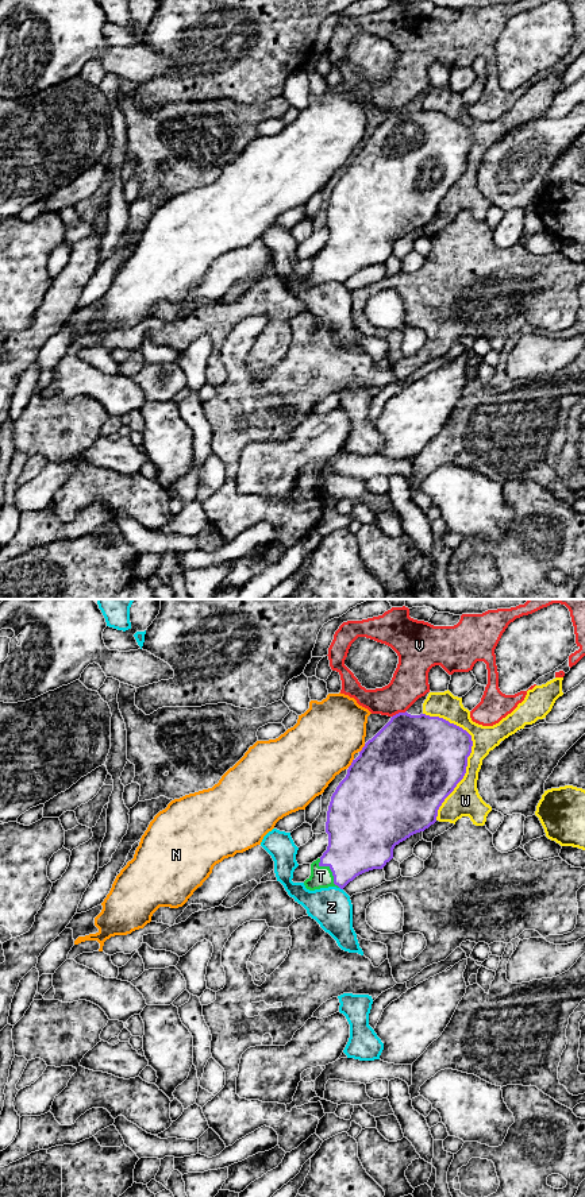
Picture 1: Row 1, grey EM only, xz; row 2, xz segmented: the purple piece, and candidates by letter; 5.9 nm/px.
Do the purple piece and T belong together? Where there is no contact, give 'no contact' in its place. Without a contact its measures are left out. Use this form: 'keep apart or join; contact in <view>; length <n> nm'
join; contact in xz; length 220 nm

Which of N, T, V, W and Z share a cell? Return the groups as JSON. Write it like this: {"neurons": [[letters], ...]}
{"neurons": [["N"], ["T"], ["V"], ["W"], ["Z"]]}

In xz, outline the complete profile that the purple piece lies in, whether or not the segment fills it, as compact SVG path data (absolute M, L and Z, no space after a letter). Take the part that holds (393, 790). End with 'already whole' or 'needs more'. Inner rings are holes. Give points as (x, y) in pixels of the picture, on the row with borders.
M407 711L393 715L365 744L359 756L349 767L346 777L332 794L326 822L328 846L323 856L311 864L311 876L304 881L305 888L309 891L328 887L343 889L357 876L382 869L393 858L396 845L436 822L439 807L466 773L472 746L472 735L443 718L426 714L411 715Z; needs more

